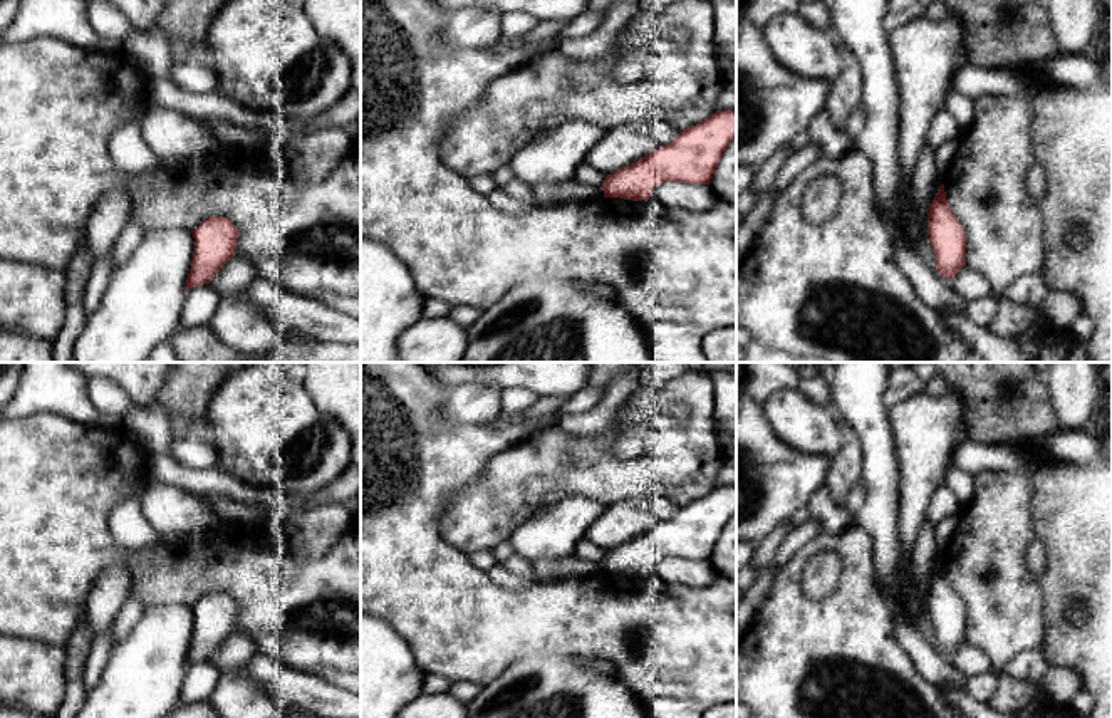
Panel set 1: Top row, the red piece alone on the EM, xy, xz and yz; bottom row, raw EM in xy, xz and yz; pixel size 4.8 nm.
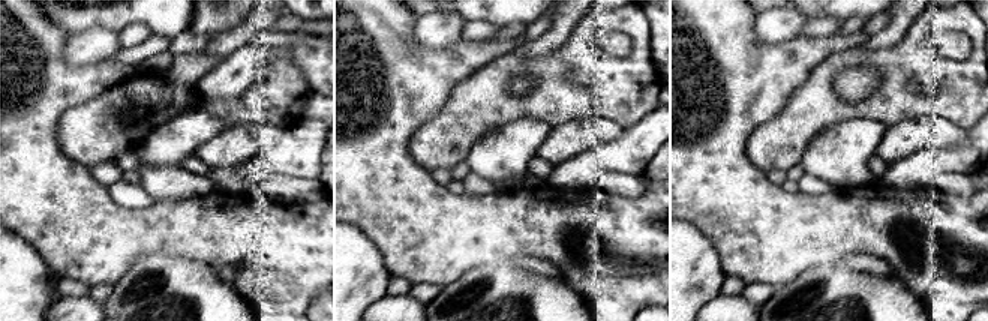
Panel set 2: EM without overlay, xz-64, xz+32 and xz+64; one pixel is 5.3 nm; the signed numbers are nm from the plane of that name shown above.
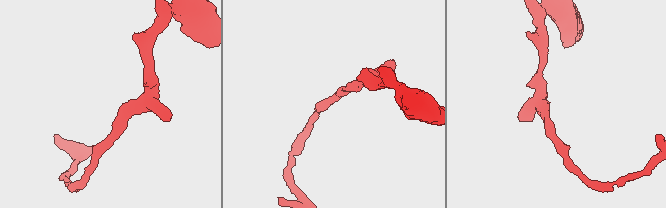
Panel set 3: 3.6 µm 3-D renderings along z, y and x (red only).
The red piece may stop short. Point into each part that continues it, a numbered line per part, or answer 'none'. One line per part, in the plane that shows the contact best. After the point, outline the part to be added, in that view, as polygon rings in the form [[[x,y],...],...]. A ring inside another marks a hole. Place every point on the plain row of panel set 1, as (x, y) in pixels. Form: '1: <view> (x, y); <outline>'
none

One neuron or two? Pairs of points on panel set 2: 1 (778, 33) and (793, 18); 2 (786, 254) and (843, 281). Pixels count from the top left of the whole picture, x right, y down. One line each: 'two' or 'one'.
1: one
2: two

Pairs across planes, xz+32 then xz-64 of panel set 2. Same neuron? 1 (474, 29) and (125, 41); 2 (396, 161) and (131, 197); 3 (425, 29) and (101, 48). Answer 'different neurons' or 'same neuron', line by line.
1: same neuron
2: different neurons
3: same neuron

